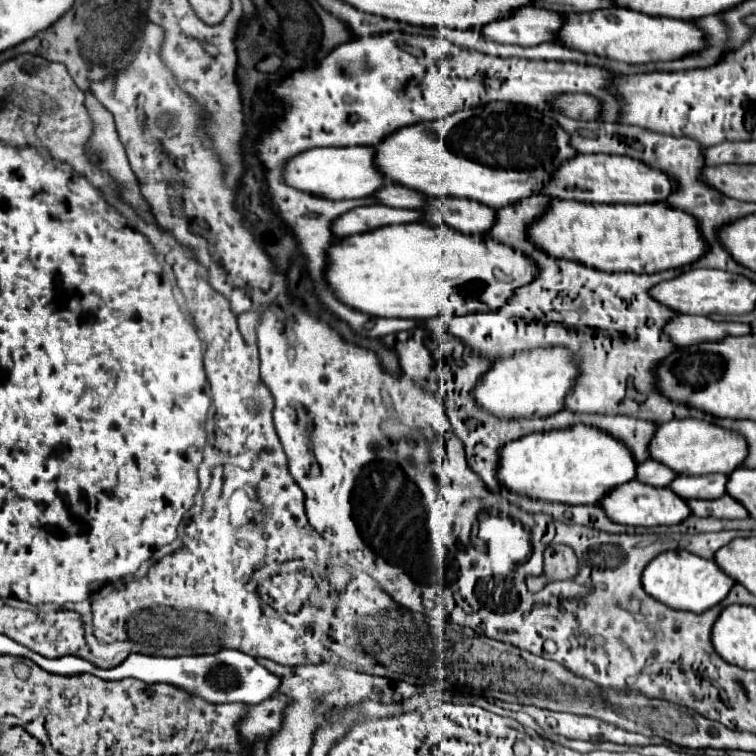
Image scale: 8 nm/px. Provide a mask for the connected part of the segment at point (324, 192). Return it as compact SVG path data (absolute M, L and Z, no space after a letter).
M323 147L303 151L283 165L281 179L285 185L303 193L325 199L359 199L369 197L387 181L373 165L373 147Z

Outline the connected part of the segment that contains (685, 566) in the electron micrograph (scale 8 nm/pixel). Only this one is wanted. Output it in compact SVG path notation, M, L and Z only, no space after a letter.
M667 551L657 555L643 571L643 589L647 595L651 595L655 601L679 609L679 611L691 611L691 613L703 613L711 609L713 605L721 603L729 589L733 587L733 579L727 577L715 561L701 559L689 551Z

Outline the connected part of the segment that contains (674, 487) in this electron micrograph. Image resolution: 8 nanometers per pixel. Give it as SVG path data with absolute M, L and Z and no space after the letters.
M701 475L701 477L675 477L669 489L683 499L715 499L725 495L727 475Z

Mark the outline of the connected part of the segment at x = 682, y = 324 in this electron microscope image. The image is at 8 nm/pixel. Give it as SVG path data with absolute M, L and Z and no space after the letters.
M675 315L665 323L663 333L671 339L671 343L687 345L687 343L715 341L727 335L747 335L749 325L711 321L709 317L697 317L697 315Z

